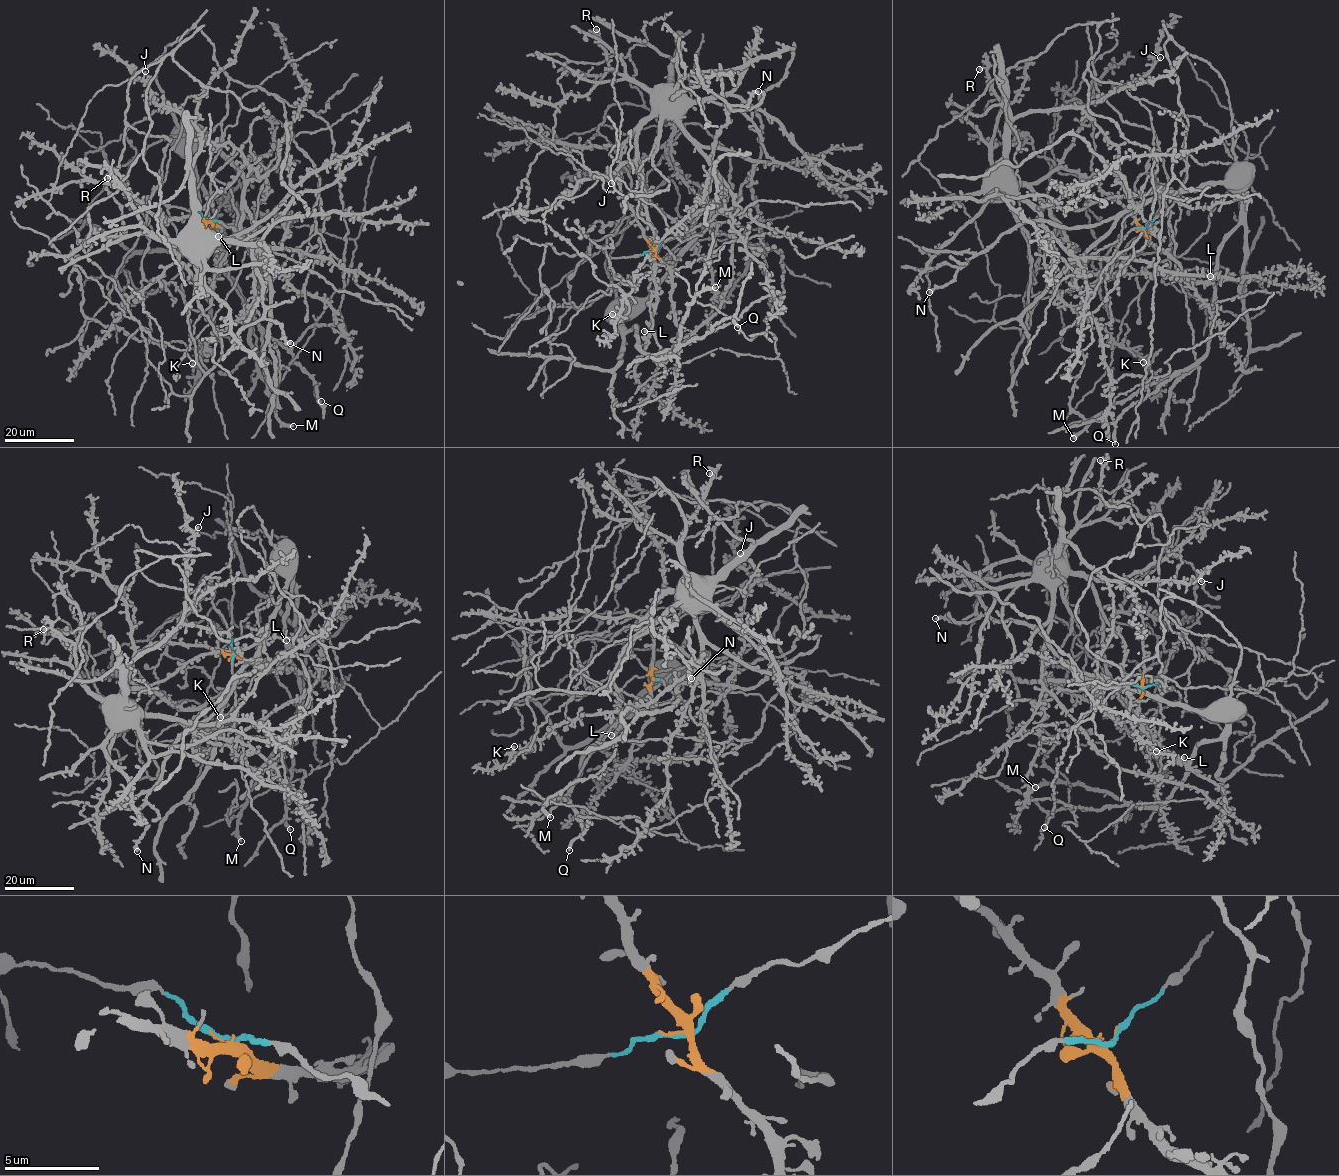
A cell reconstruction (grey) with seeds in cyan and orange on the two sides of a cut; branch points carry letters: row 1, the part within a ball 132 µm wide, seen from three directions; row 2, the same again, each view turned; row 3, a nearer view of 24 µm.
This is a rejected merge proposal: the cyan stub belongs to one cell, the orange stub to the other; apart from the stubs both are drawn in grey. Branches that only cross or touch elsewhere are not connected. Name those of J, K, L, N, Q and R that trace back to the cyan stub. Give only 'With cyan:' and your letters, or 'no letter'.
With cyan: N, Q

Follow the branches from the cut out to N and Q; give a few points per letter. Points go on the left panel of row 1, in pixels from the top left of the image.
N: (208, 219), (125, 120), (170, 54), (207, 93), (124, 136), (226, 115), (194, 27), (158, 86), (290, 343)
Q: (208, 219), (125, 120), (170, 54), (207, 93), (124, 136), (226, 115), (194, 27), (175, 151), (321, 401)

